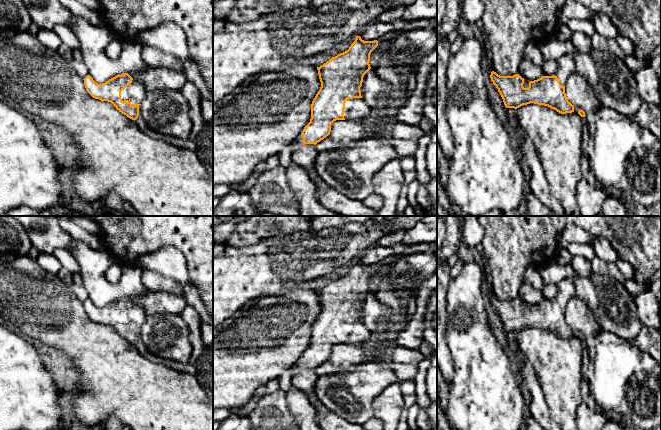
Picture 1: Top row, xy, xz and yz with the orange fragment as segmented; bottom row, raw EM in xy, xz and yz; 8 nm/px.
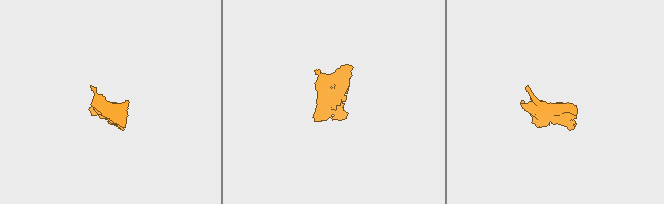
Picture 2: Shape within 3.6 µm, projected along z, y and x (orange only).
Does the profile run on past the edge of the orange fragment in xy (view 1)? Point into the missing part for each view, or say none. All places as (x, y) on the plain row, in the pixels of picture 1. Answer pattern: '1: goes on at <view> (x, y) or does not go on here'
1: goes on at xy (135, 317)

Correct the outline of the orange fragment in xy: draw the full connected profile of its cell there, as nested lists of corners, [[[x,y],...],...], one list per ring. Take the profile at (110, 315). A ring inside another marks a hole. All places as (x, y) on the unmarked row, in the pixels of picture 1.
[[[128,297],[117,299],[102,308],[96,307],[90,299],[87,299],[83,304],[87,316],[93,322],[111,326],[119,336],[134,345],[138,342],[139,330],[146,320],[142,306],[136,305]]]

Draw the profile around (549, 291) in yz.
[[[549,283],[544,285],[541,291],[542,291],[544,300],[553,300],[556,298],[559,292],[559,287],[557,284]]]

